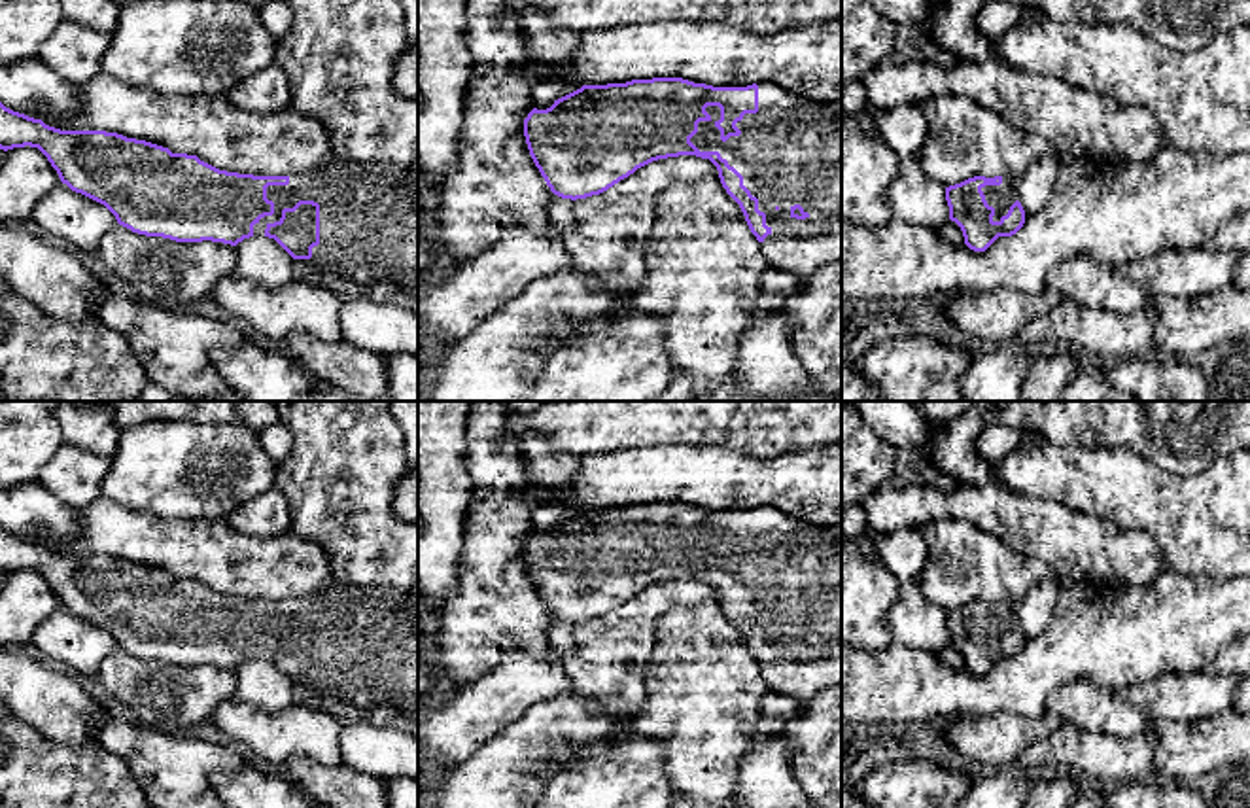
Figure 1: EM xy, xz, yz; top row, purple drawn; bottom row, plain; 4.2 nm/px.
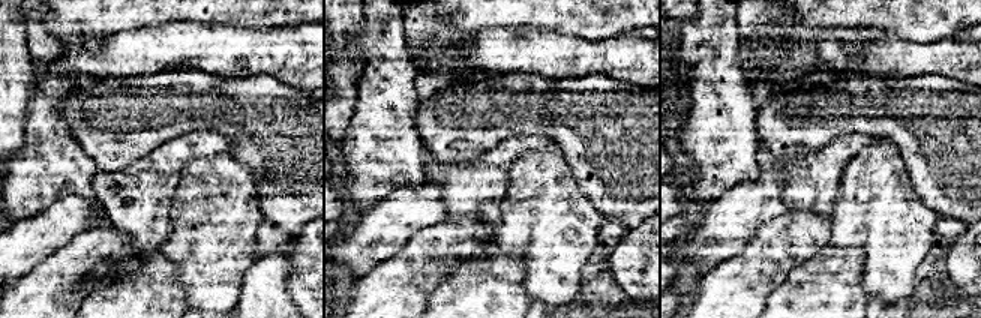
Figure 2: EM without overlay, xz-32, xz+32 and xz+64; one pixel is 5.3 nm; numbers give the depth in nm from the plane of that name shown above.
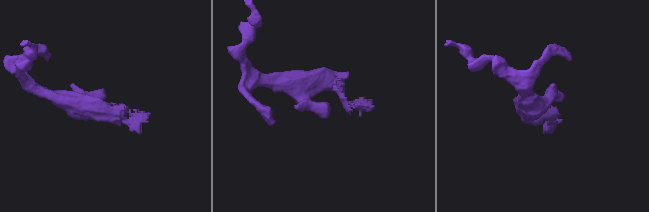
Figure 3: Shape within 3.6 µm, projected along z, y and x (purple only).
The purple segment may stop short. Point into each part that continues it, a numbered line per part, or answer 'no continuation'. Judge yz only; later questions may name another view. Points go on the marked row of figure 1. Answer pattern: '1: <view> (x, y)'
1: yz (1001, 197)

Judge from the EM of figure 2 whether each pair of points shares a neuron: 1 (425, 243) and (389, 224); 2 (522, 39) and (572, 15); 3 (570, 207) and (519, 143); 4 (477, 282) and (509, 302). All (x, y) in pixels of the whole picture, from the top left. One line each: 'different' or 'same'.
1: different
2: different
3: different
4: same

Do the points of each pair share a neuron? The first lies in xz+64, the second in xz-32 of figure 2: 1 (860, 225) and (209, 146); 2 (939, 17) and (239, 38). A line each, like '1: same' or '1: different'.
1: different
2: different

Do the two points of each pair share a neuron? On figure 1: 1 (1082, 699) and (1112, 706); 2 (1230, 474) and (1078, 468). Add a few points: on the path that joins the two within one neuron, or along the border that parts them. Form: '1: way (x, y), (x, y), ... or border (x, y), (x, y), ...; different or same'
1: way (1090, 706), (1105, 706); same
2: way (1192, 491), (1126, 491), (1116, 485); same

